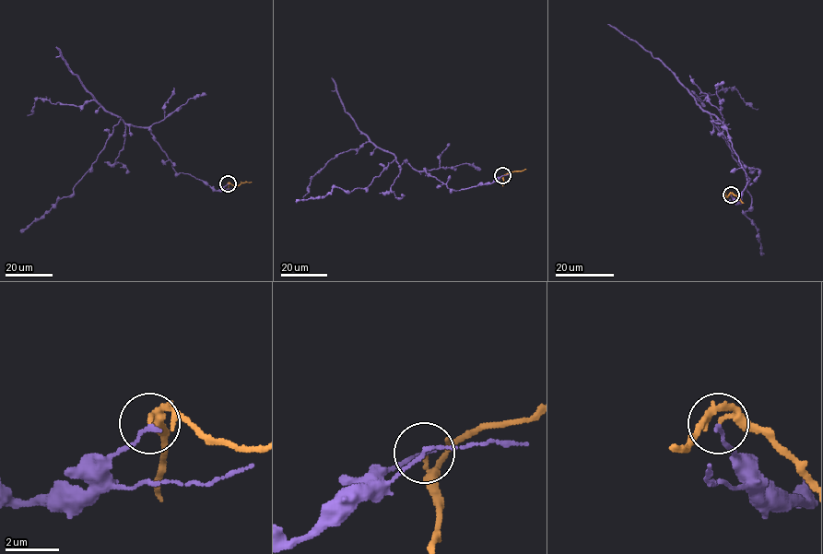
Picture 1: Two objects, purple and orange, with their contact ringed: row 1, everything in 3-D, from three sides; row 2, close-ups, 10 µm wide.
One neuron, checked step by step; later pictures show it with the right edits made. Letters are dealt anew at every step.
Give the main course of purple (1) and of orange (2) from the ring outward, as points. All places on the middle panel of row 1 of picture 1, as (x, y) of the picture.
1: (502, 176), (456, 190), (393, 160), (365, 188), (348, 192), (335, 187), (324, 196), (295, 202)
2: (502, 176), (526, 169)

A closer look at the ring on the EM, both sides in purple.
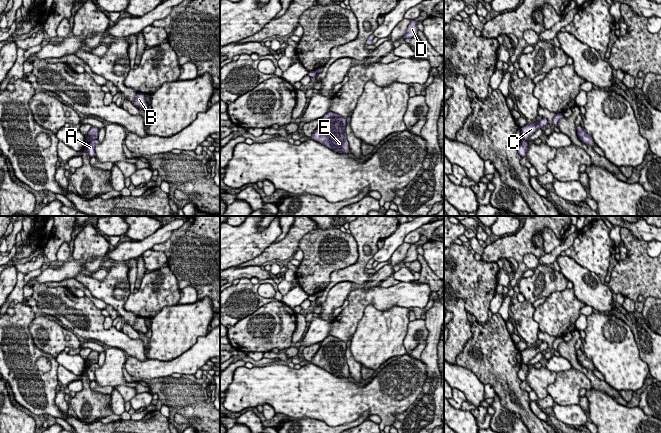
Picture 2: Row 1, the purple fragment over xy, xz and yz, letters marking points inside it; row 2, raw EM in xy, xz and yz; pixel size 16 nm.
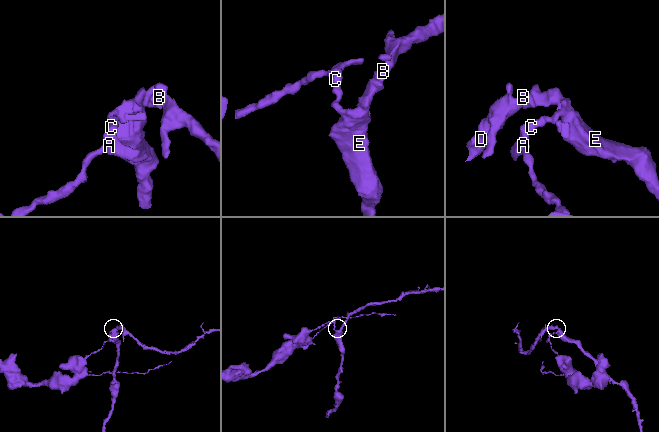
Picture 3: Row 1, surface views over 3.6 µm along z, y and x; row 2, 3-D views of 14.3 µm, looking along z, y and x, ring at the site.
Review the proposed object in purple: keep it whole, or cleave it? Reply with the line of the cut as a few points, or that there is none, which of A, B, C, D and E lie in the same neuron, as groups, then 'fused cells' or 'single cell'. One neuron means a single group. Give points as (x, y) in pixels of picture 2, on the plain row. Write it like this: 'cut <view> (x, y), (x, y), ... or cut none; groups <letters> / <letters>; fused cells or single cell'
cut xy (96, 362), (89, 366); groups A / B C D E; fused cells

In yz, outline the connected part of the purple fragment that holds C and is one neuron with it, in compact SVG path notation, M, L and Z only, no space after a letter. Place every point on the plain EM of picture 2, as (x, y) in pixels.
M542 342L539 346L536 347L528 347L524 351L521 352L522 364L528 365L528 362L538 353L544 353L548 348L546 342Z

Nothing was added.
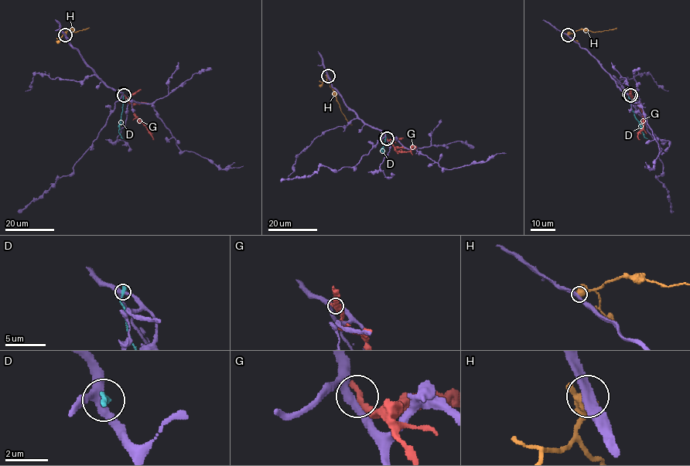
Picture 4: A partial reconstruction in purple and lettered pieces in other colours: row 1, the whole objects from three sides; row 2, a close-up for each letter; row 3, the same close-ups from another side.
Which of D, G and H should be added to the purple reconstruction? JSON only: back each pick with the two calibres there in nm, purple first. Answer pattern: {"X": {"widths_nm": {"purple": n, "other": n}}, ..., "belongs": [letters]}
{"belongs": []}

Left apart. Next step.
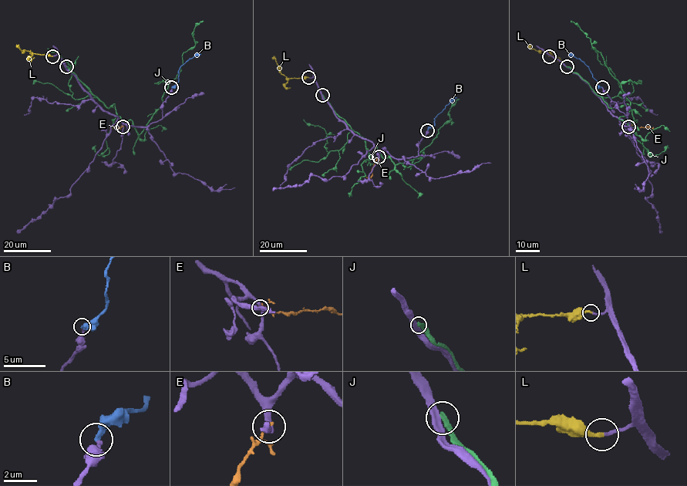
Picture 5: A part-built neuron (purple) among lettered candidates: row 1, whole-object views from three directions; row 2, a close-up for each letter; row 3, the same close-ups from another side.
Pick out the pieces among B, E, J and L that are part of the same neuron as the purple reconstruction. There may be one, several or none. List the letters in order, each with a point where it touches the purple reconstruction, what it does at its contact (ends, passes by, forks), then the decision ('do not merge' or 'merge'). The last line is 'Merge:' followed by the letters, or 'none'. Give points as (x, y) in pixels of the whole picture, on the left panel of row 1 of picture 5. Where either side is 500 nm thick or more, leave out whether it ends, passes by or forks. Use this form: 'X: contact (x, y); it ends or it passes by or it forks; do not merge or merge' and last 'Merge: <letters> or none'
B: contact (171, 87); it ends; merge
E: contact (122, 126); it passes by; do not merge
J: contact (66, 66); it ends; do not merge
L: contact (52, 56); it ends; merge
Merge: B, L

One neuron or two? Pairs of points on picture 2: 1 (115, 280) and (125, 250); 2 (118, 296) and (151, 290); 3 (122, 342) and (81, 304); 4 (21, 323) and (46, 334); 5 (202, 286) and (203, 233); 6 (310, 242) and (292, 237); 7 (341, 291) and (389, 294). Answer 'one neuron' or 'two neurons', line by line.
1: two neurons
2: two neurons
3: one neuron
4: two neurons
5: one neuron
6: two neurons
7: two neurons

